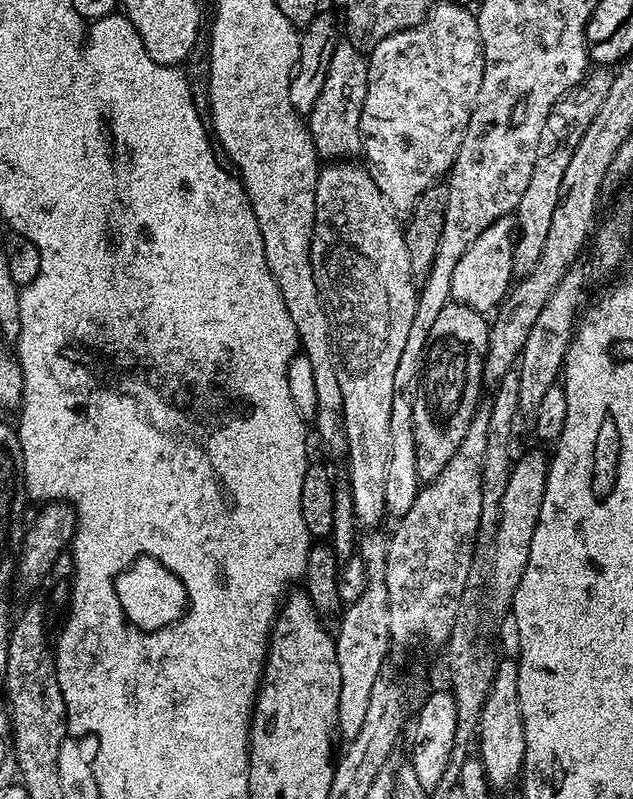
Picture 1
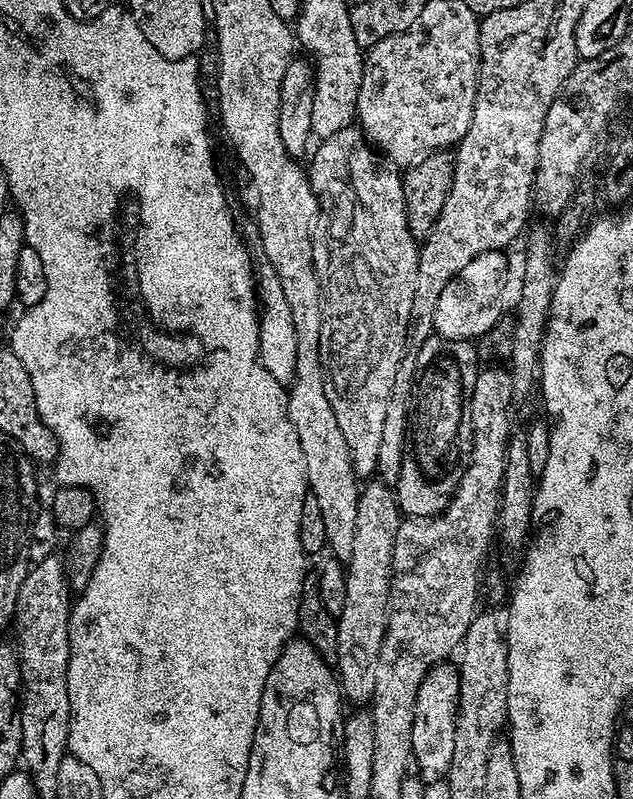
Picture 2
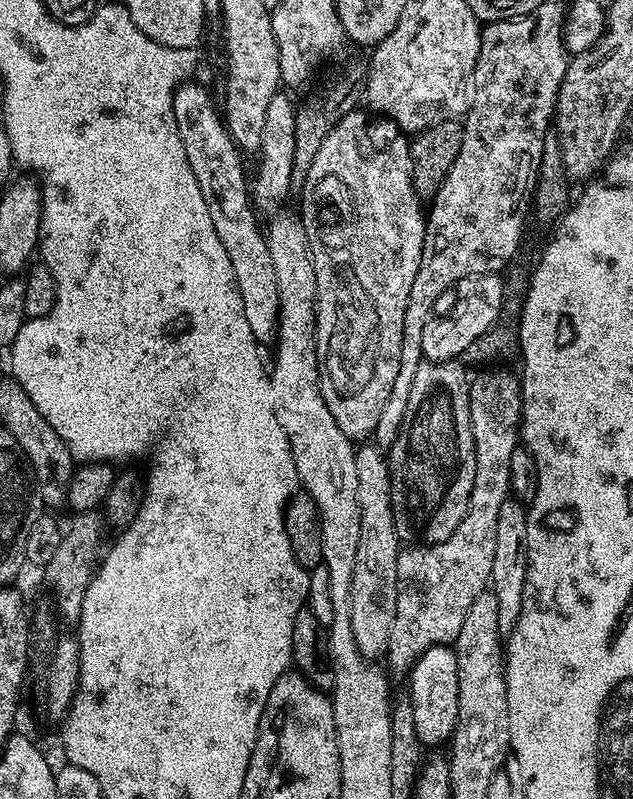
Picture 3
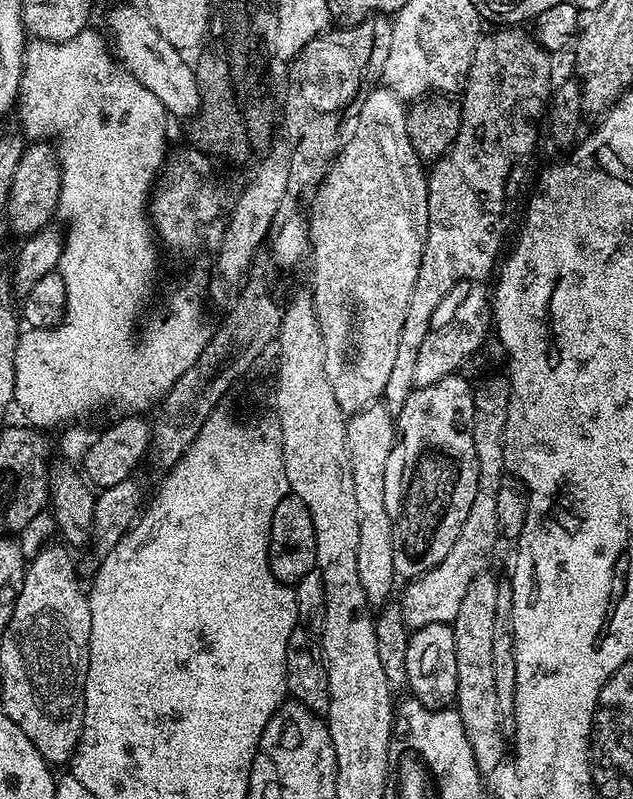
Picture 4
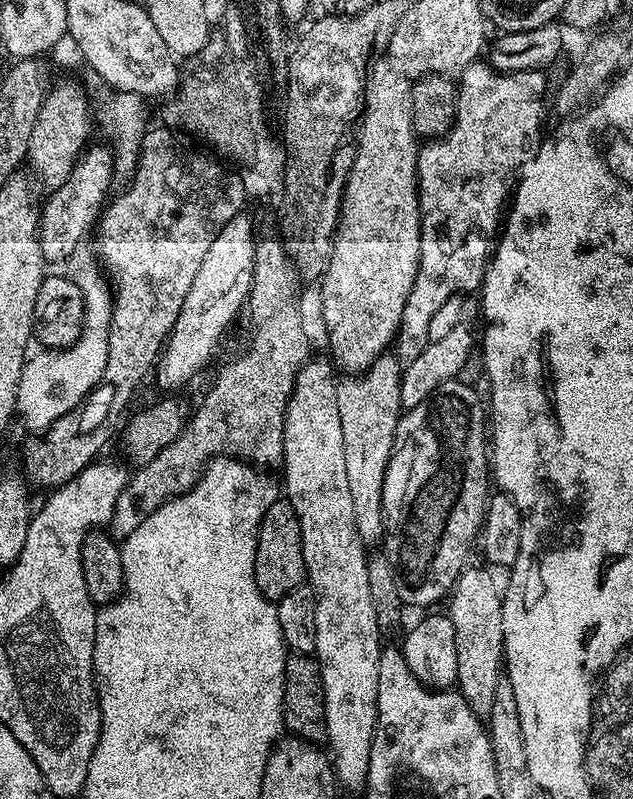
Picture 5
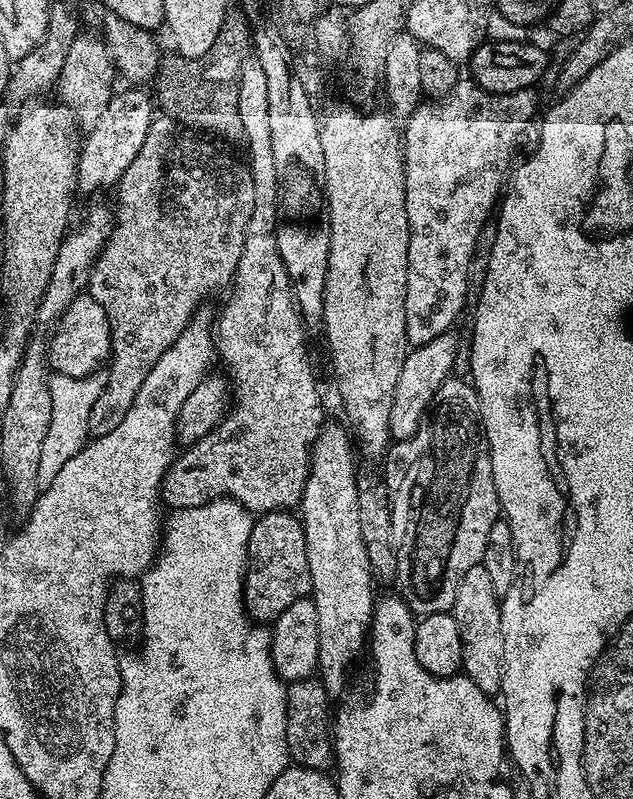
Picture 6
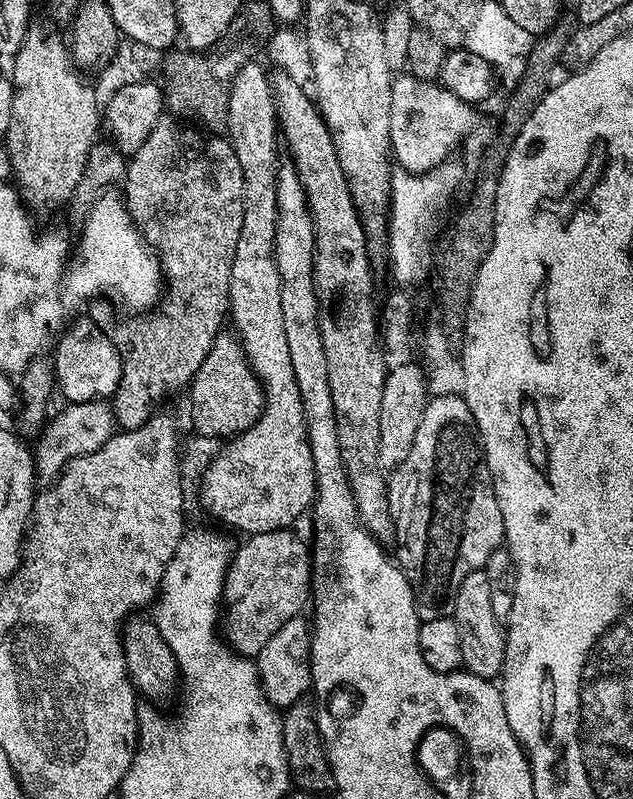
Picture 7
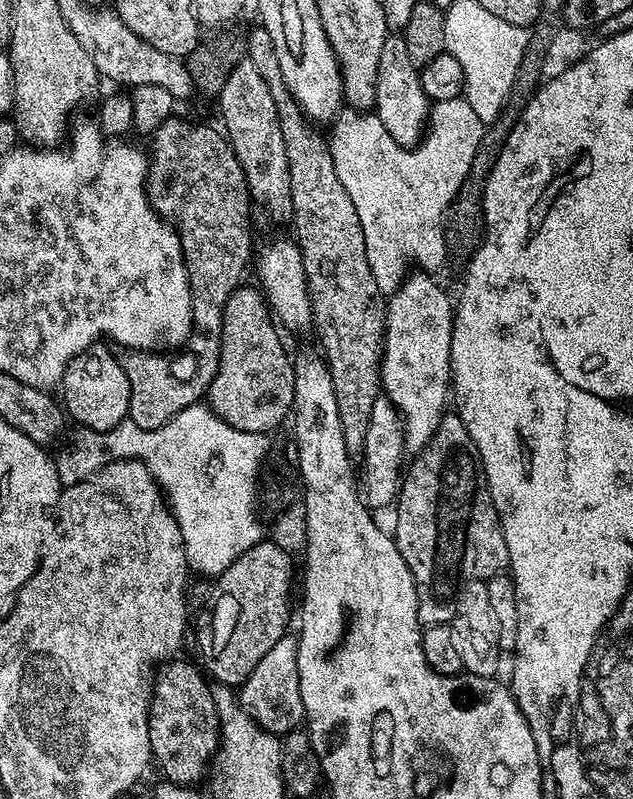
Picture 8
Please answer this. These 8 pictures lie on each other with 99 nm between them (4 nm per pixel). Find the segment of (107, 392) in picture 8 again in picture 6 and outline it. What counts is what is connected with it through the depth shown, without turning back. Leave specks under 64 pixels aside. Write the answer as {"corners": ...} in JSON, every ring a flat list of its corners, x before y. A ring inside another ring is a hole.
{"corners":[[81,294,66,306,62,318,51,329,48,340,48,358,53,373,70,378,82,378,101,371,100,363,112,355,112,331,106,318,106,310,98,306,93,296]]}

